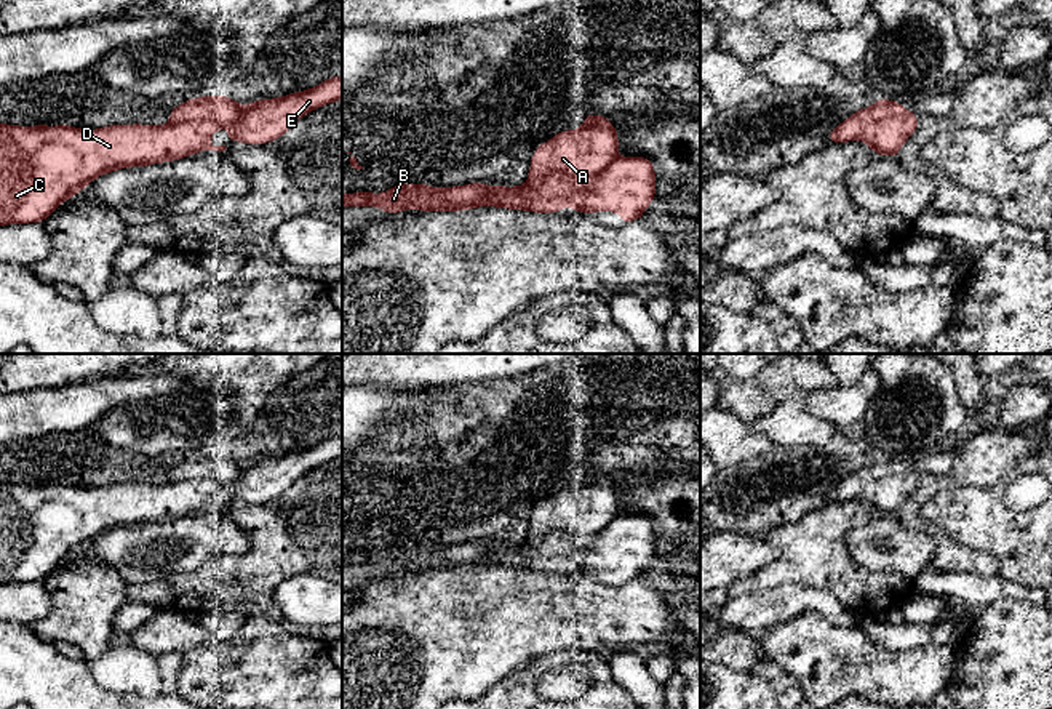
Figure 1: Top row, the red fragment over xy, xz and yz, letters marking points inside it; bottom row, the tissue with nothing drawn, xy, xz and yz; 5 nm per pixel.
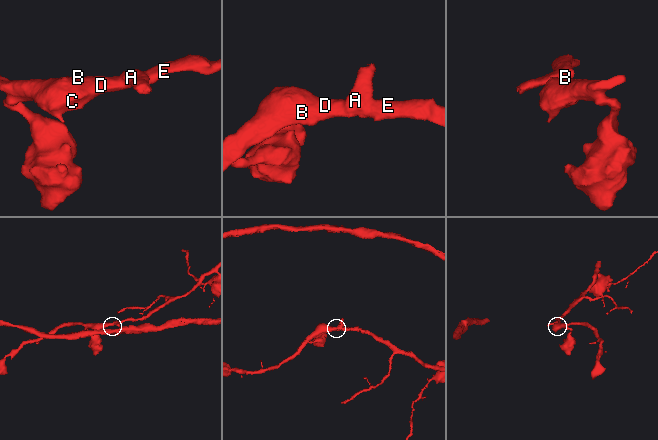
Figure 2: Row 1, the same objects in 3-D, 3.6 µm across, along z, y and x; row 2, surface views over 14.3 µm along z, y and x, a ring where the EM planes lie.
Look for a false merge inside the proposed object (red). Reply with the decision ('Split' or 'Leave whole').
Split

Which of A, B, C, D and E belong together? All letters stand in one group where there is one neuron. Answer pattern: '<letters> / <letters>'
A / B C D E

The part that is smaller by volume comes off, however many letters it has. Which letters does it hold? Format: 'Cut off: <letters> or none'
Cut off: A

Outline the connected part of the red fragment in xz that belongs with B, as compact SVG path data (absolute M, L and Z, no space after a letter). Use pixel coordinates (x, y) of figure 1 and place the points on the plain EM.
M616 515L604 528L601 528L590 544L582 549L572 541L566 531L550 533L539 539L532 549L529 543L505 546L502 543L489 546L484 541L470 541L465 544L433 546L428 543L400 543L382 552L360 549L355 552L342 552L342 565L377 565L390 573L403 568L420 570L460 570L481 567L484 563L507 568L534 570L539 573L560 571L563 565L572 565L576 571L612 570L622 573L622 581L630 583L643 578L644 568L656 555L656 530L654 522L646 515Z

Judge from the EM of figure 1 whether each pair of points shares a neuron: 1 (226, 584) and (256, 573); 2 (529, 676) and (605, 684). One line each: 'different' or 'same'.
1: same
2: same

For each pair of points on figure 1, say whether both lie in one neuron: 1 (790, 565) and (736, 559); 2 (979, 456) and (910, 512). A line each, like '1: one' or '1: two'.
1: two
2: one

